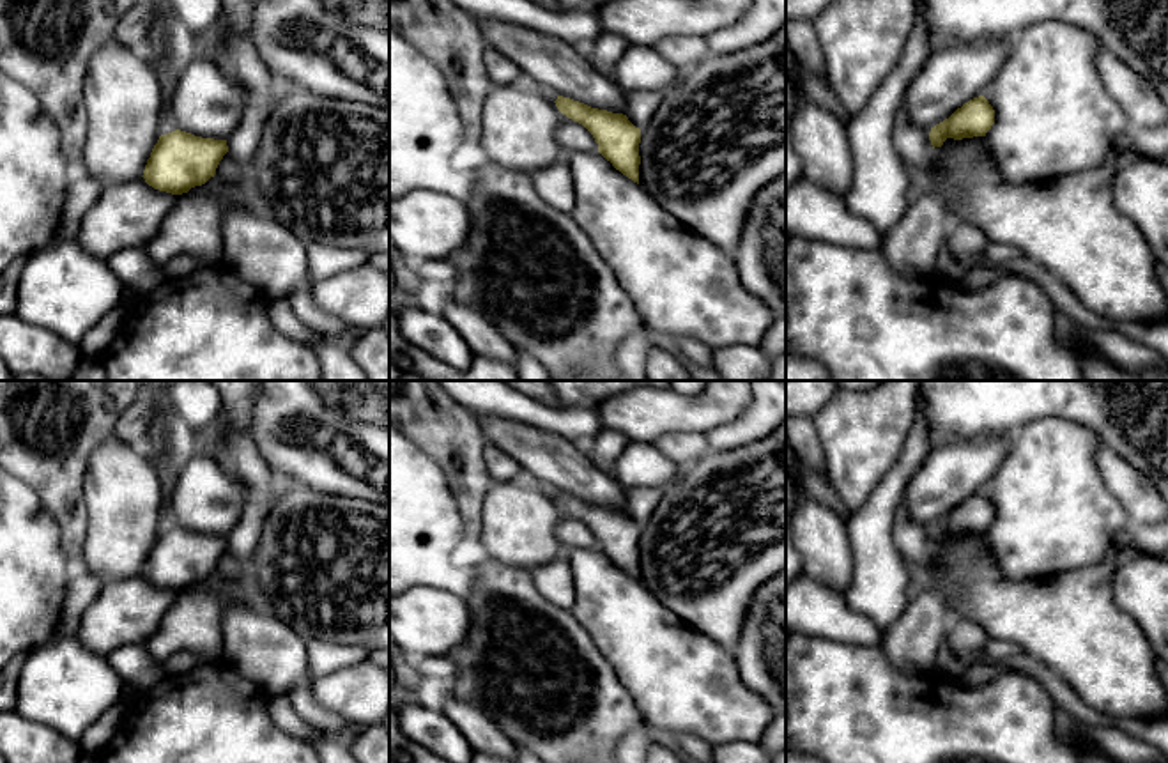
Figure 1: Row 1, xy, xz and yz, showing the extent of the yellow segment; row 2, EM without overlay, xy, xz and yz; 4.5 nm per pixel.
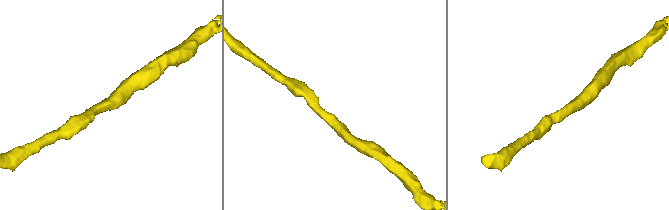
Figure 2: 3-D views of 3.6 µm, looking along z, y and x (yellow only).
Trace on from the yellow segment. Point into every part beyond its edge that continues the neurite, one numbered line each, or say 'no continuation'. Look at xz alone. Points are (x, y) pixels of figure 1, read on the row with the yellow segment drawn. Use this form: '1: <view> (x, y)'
no continuation

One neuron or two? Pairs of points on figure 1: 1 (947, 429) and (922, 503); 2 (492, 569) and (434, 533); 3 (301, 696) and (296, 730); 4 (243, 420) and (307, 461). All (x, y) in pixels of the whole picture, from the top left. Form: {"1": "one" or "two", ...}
{"1": "two", "2": "two", "3": "two", "4": "two"}

